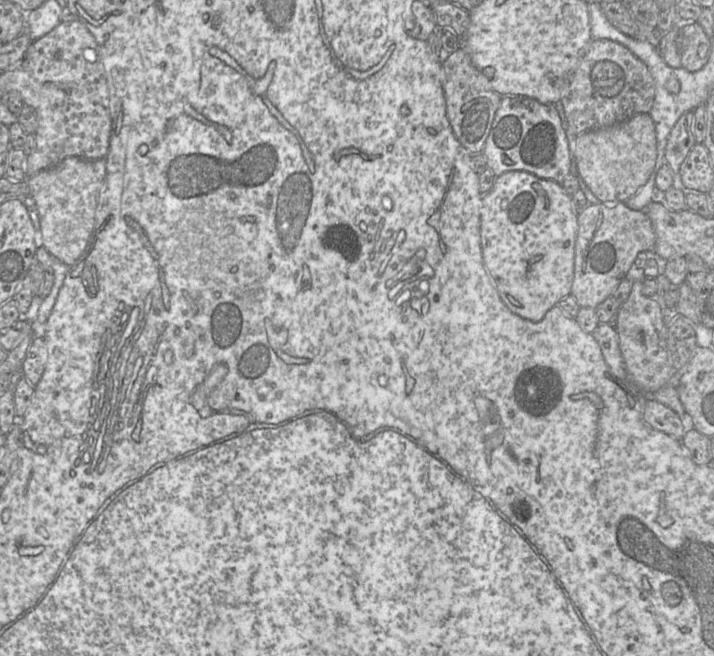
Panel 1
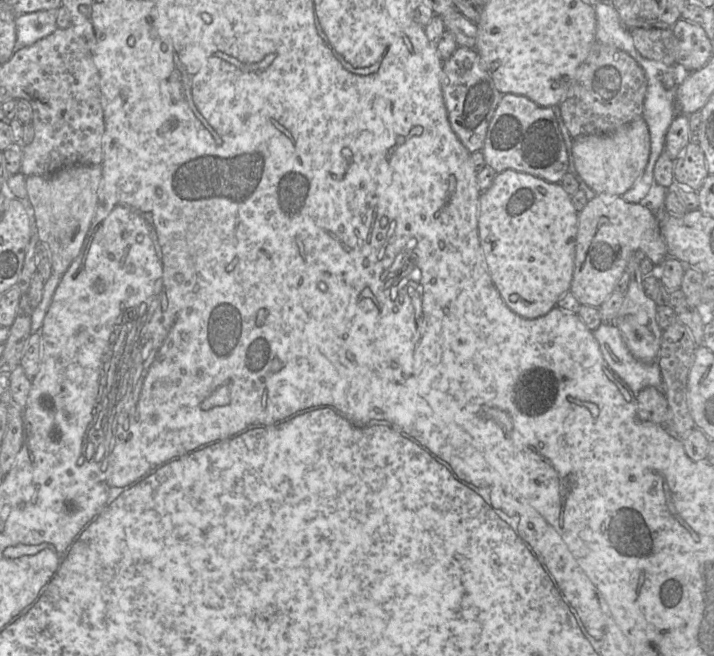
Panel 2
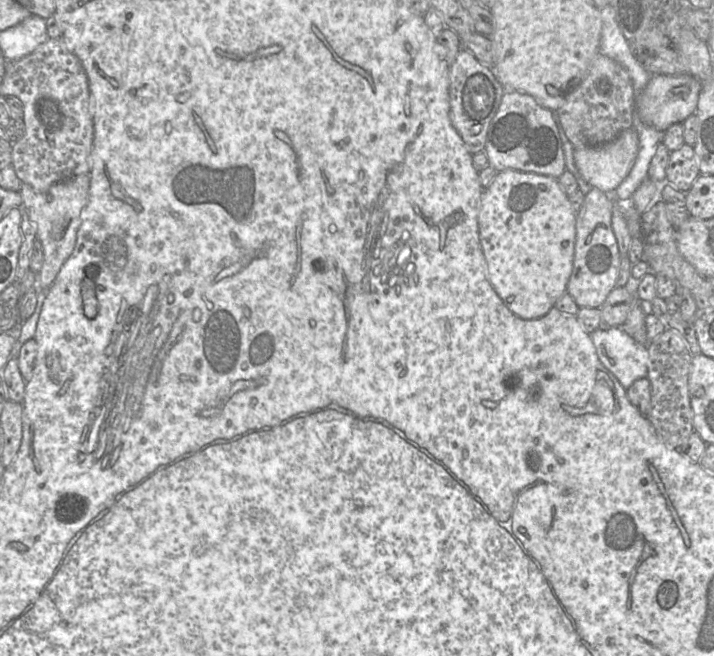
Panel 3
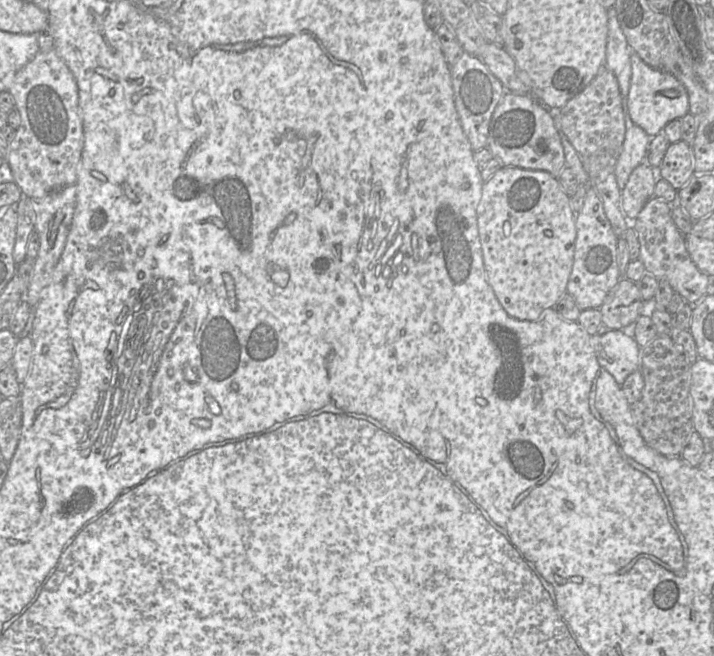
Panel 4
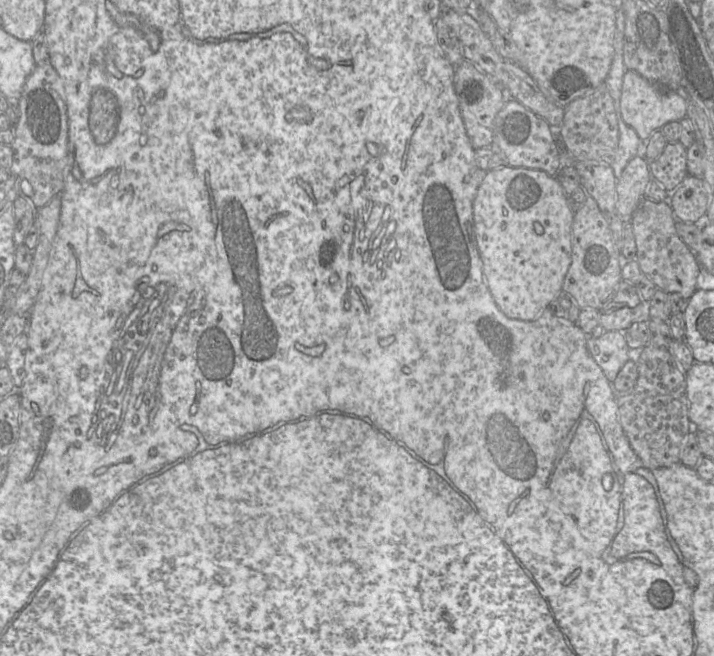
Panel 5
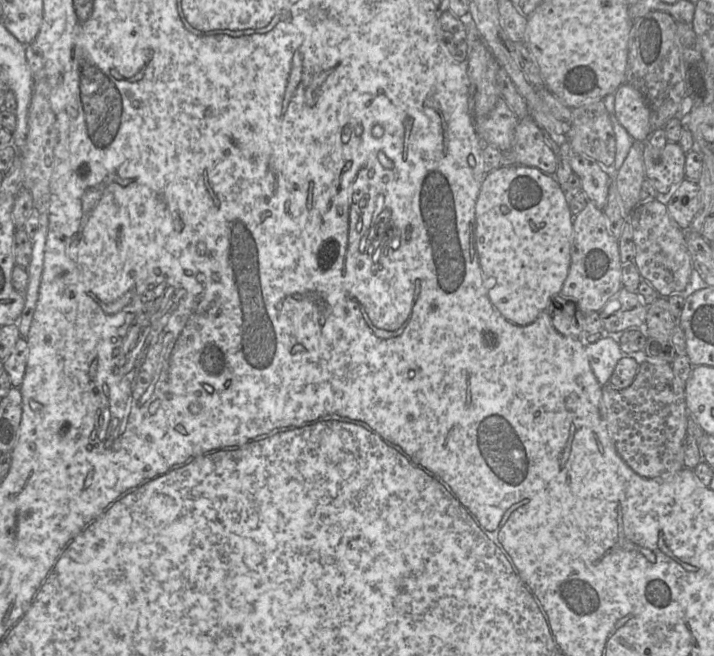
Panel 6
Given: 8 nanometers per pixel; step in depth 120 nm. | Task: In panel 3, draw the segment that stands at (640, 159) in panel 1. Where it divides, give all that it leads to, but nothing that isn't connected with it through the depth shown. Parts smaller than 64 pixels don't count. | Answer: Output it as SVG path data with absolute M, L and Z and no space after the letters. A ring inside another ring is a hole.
M631 127L619 134L612 142L600 146L576 147L574 160L583 179L592 187L606 194L613 194L633 168L639 151L639 136Z

